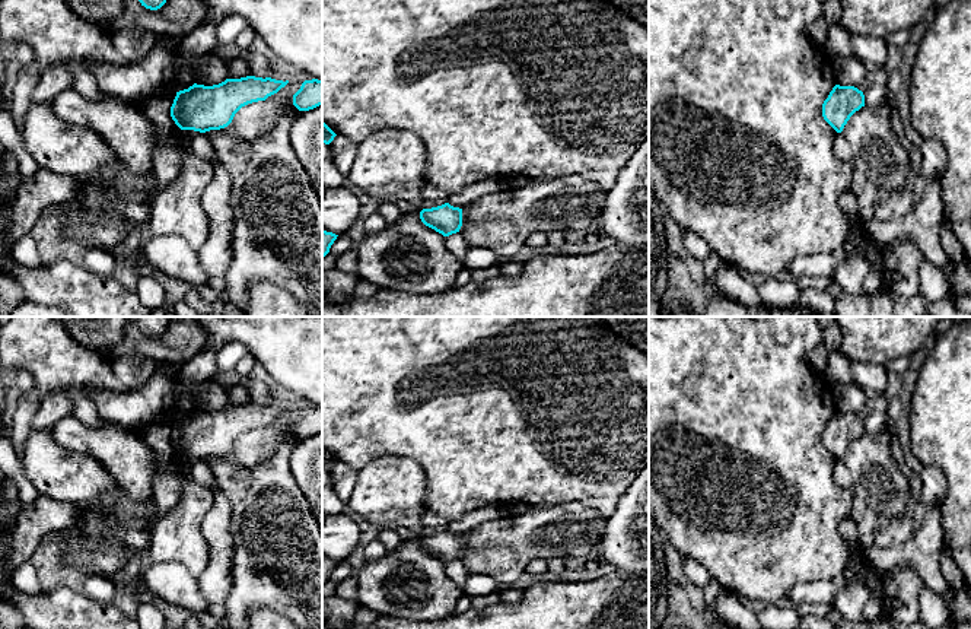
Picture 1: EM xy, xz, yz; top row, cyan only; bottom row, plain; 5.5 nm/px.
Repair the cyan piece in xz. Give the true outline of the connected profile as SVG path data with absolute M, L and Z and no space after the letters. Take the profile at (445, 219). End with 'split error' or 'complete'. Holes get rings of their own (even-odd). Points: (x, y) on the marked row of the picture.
M445 203L437 207L423 209L420 212L420 219L426 226L443 236L449 236L459 232L462 226L462 209Z | complete

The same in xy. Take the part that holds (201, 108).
M255 76L226 79L213 86L194 83L176 92L171 117L181 130L200 133L220 130L232 123L242 107L265 101L287 83L289 80Z | complete

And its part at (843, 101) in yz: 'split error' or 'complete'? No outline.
complete

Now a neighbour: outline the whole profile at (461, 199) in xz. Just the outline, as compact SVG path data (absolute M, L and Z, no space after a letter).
M487 178L465 187L464 190L449 194L448 203L453 207L465 207L471 201L488 196L491 193L500 193L509 187L507 178Z

